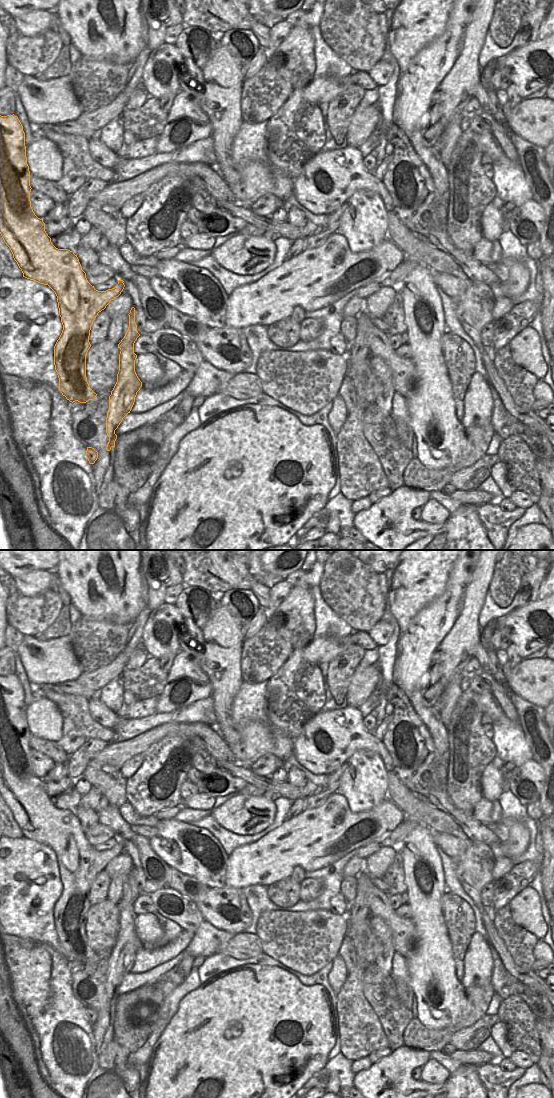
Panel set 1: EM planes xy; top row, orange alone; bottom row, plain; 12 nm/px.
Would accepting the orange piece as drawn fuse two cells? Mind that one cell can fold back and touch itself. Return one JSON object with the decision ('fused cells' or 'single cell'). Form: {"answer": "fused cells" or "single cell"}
{"answer": "fused cells"}

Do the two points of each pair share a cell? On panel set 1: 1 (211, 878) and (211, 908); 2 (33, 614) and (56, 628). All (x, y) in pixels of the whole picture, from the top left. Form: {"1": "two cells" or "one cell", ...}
{"1": "two cells", "2": "two cells"}

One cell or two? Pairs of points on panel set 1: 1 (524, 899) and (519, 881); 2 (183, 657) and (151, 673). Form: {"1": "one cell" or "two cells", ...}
{"1": "two cells", "2": "two cells"}

